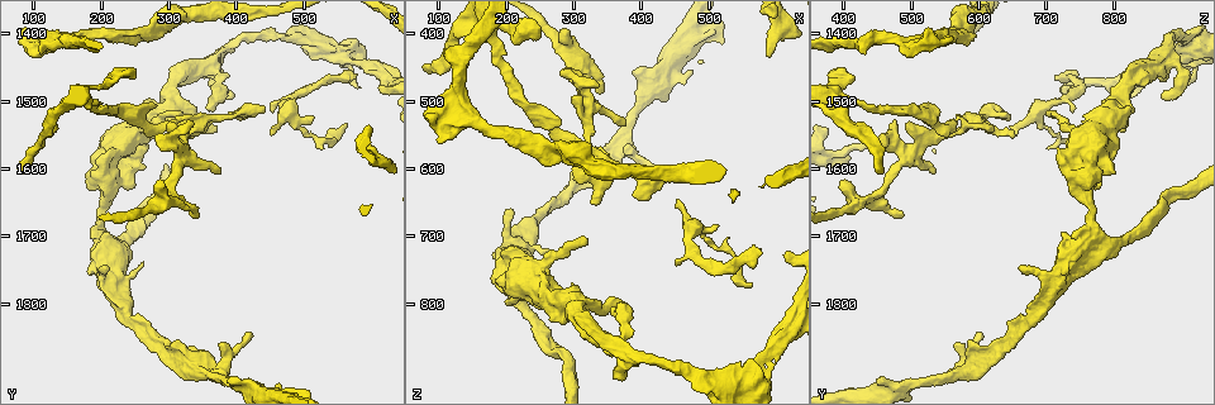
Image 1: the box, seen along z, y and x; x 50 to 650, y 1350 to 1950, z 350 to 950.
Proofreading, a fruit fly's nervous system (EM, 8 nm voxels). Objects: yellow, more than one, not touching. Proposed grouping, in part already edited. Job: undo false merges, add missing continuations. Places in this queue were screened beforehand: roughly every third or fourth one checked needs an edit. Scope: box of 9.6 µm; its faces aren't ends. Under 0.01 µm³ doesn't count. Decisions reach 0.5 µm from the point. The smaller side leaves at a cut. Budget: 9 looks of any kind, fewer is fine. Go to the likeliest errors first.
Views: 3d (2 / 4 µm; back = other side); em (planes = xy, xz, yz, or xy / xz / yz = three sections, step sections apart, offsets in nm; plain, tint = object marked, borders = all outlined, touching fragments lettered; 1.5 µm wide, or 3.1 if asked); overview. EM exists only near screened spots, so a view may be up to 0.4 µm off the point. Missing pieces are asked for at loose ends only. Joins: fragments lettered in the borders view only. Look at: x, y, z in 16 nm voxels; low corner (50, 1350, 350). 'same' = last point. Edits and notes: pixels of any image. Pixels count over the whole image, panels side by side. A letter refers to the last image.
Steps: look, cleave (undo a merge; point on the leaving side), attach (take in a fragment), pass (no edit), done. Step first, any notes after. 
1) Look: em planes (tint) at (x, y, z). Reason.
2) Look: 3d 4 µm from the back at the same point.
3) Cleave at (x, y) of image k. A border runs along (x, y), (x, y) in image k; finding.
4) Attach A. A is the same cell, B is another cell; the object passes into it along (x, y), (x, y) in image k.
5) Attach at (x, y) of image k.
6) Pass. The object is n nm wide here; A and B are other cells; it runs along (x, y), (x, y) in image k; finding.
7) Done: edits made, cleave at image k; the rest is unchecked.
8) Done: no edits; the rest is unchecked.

Look: 3d 4 µm at (335, 1670, 490). Free end.

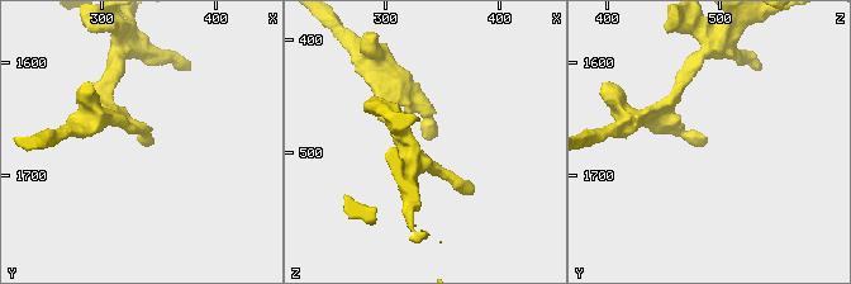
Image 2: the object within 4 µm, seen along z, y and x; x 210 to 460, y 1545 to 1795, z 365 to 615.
Look: em yz step 4 (borders) at (340, 1668, 490).

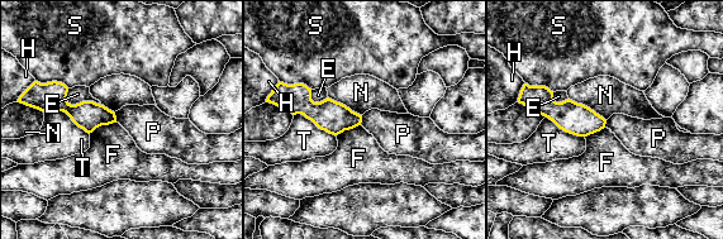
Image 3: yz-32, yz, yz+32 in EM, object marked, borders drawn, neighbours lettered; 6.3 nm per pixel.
Look: em planes (borders) at the same point. Another direction.

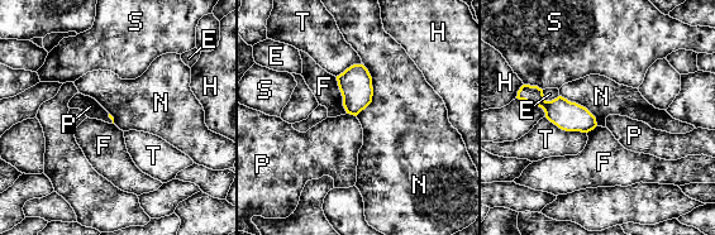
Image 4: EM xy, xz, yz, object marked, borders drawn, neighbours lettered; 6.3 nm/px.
Pass. E, F, H, N, P, S and T are other cells; a border runs along (365, 66), (372, 100), (356, 115) in image 4; none of them fits.

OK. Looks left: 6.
Look: em planes (borders) at (100, 1410, 565). Branch stops here.

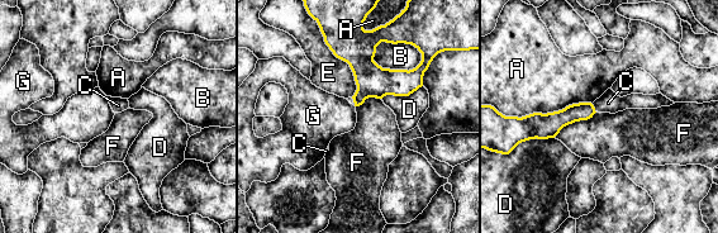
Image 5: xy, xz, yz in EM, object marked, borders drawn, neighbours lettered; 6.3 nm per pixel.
Pass. A, B, C, D, E, F and G are other cells; it runs along (332, 46), (376, 79), (419, 72) in image 5; none of them fits.

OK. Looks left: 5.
Look: 3d 4 µm at (265, 1740, 720). Free end.

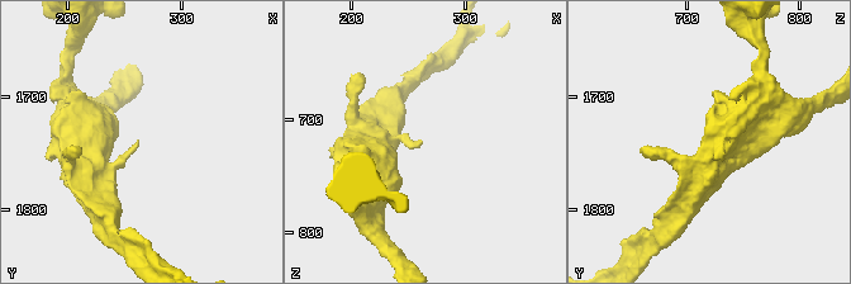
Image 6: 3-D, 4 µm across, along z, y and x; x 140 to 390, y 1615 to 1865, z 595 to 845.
Look: em xz step 8 (borders) at (262, 1736, 722). Now the EM.

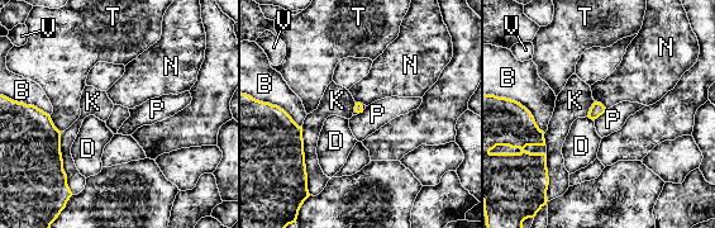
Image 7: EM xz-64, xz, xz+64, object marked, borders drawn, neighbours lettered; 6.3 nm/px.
Pass. B, D, K, N, P, T and V are other cells; a border runs along (301, 127), (308, 181) in image 7; no lettered fragment goes on from it.

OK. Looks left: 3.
Look: em planes (tint) at (505, 1405, 920). Calibre changes.

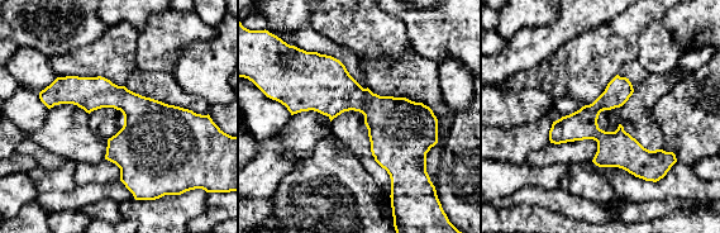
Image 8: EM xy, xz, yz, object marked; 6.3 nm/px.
Look: em planes (borders) at the same point.

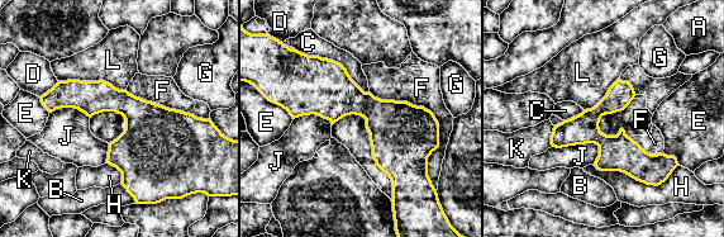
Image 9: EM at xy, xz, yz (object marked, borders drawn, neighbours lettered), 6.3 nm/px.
Pass. The object is 190 nm wide here; A, B, C, D, E, F, G, H, J, K and L are other cells; a border runs along (58, 80), (105, 80), (125, 90) in image 9; one neuron here.

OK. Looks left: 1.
Done: no edits; the rest is unchecked.

